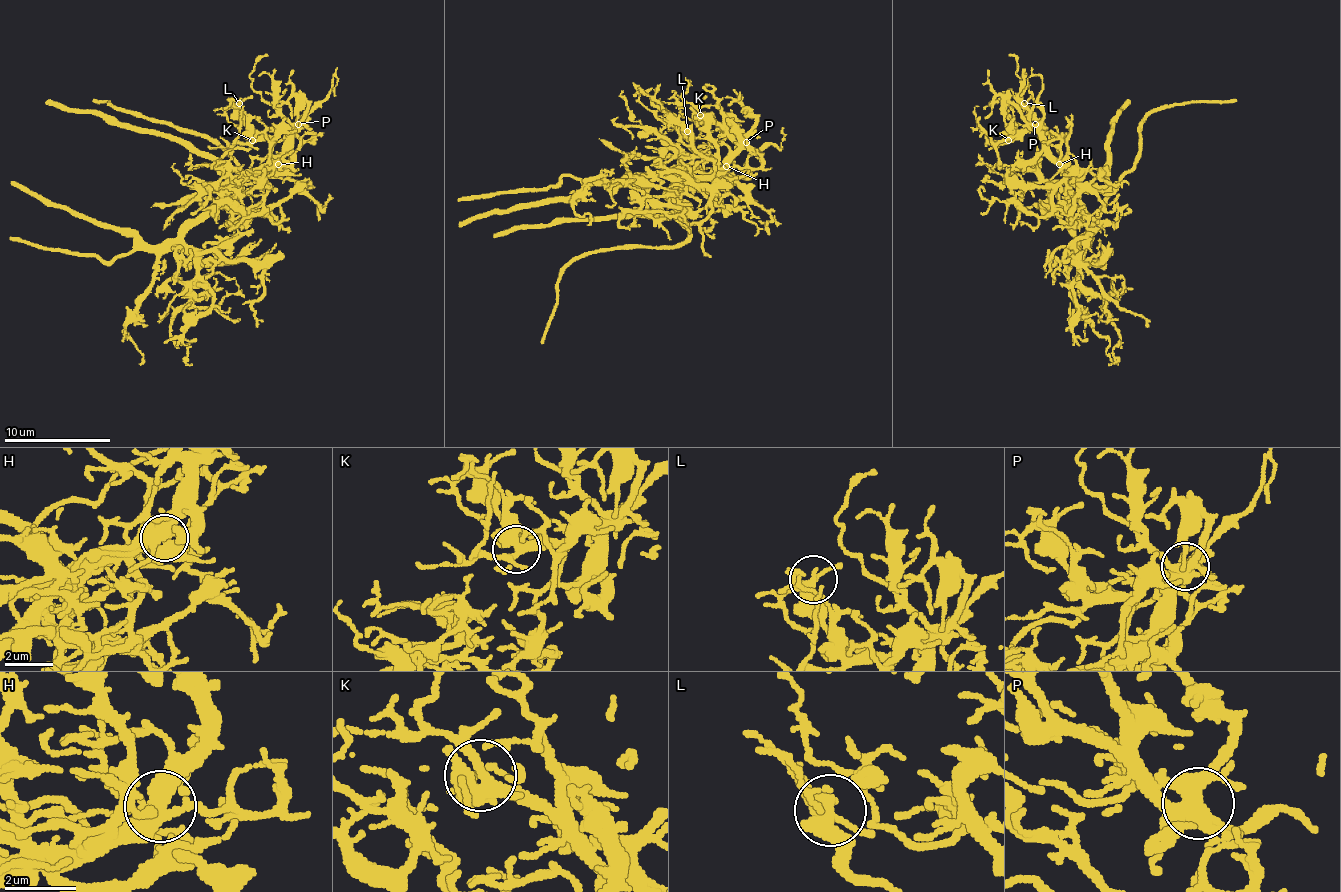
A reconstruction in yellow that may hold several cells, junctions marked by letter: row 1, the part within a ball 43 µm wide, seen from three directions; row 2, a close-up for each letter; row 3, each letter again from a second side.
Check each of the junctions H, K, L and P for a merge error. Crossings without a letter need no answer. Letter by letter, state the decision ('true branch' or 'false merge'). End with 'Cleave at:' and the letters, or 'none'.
H: false merge
K: true branch
L: true branch
P: true branch
Cleave at: H

